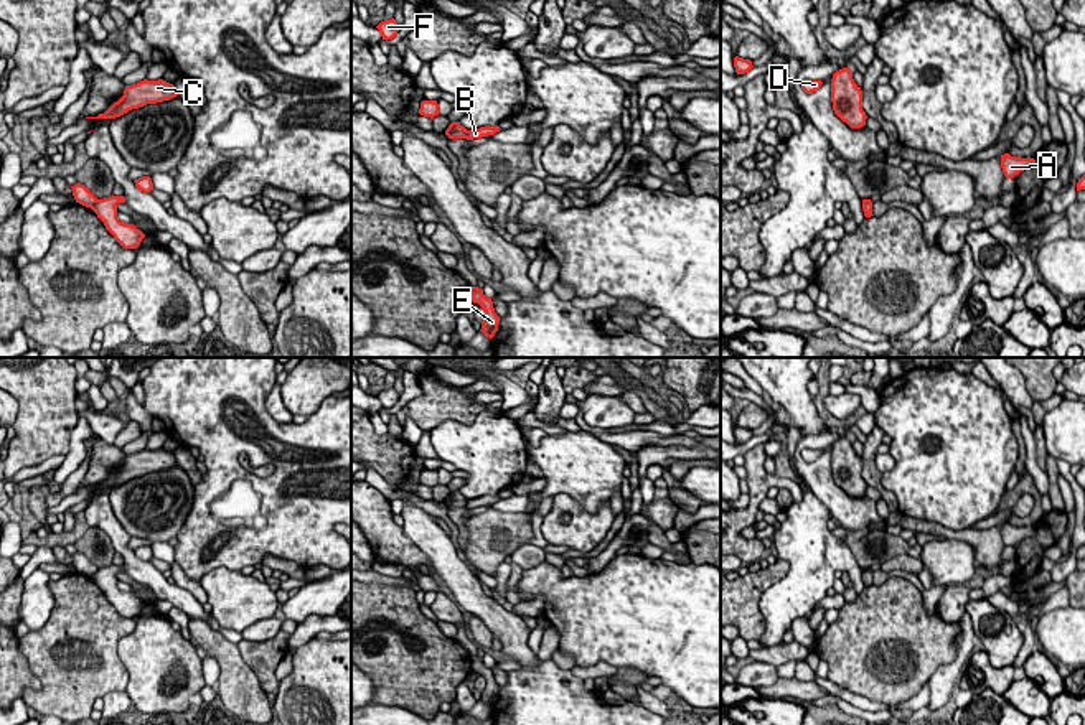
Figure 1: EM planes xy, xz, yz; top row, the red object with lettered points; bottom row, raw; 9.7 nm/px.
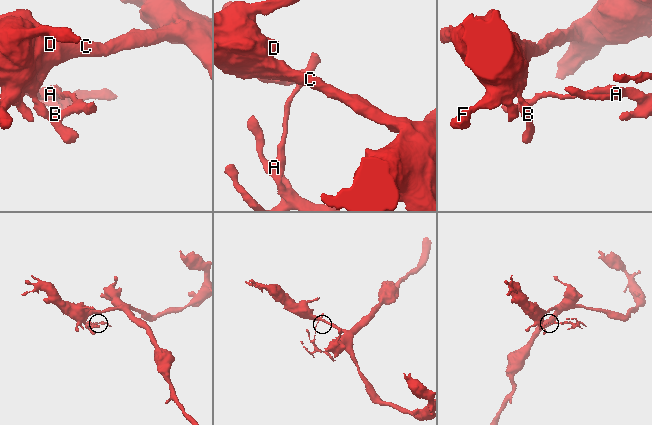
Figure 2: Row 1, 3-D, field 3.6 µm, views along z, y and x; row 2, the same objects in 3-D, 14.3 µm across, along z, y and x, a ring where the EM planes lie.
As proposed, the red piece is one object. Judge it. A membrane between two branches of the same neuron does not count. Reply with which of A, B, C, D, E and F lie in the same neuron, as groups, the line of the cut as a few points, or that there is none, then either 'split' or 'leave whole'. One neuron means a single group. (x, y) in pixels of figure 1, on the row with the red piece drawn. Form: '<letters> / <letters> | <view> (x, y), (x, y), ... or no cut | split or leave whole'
A B E / C D F | xy (98, 200), (91, 208) | split

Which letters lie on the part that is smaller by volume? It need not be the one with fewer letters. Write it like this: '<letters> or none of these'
A, B, E

